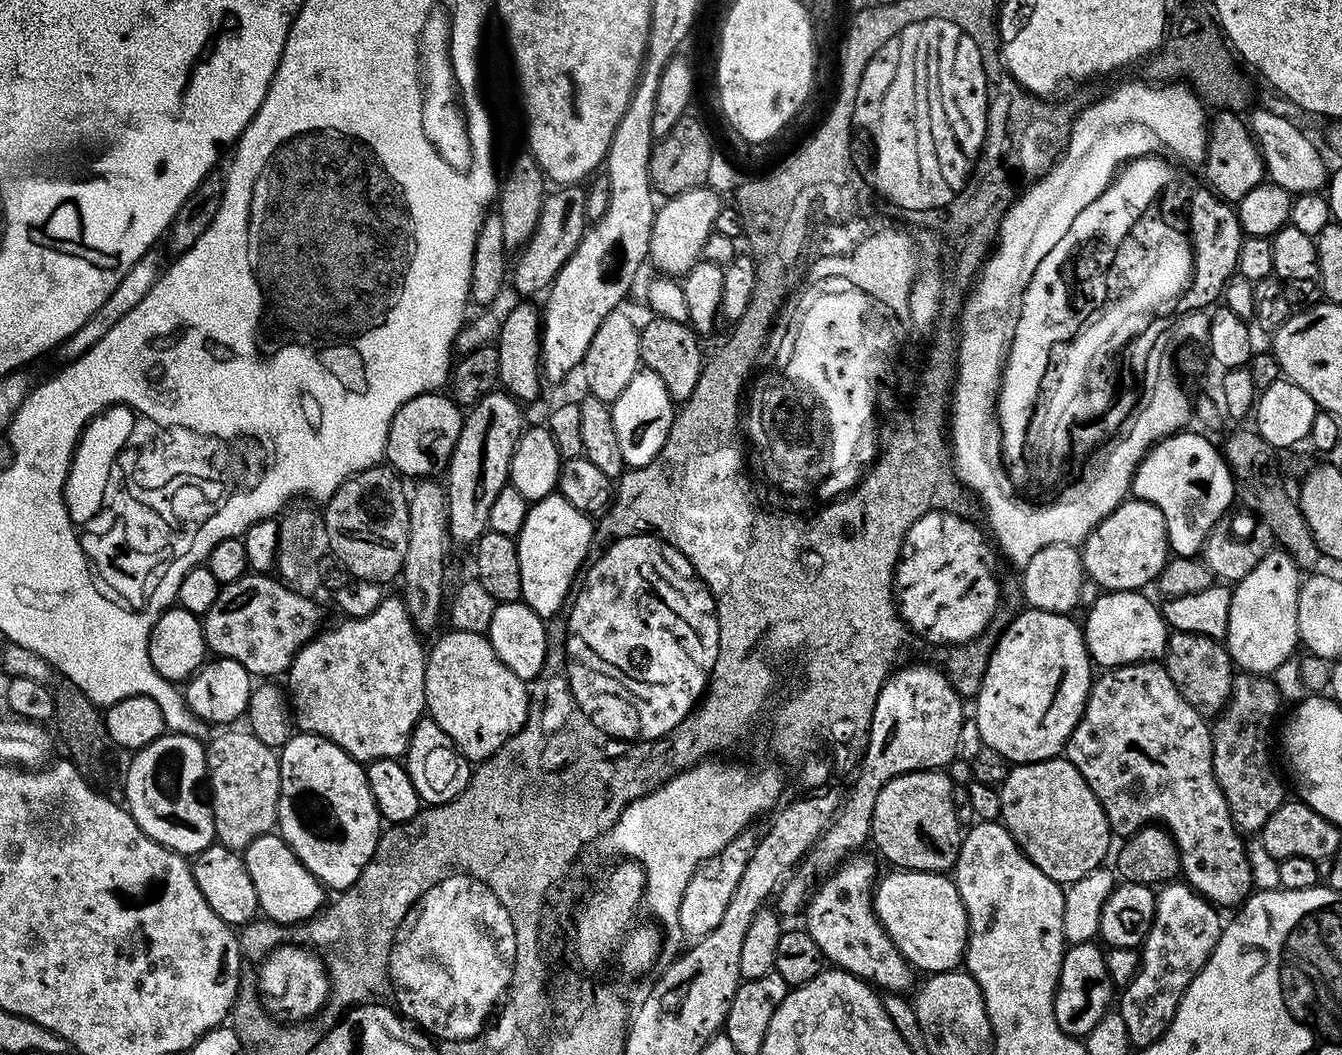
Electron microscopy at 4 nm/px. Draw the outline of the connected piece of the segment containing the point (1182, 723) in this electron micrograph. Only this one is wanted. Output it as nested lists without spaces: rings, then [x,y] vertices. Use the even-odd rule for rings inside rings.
[[[1145,662],[1118,665],[1109,667],[1107,670],[1095,677],[1092,682],[1092,688],[1088,692],[1088,701],[1084,707],[1080,721],[1070,734],[1067,744],[1064,745],[1063,755],[1076,767],[1078,774],[1082,774],[1082,778],[1086,778],[1086,786],[1090,786],[1090,790],[1094,794],[1094,798],[1098,798],[1098,802],[1102,806],[1102,810],[1108,819],[1108,827],[1113,833],[1116,832],[1120,838],[1132,836],[1140,828],[1145,828],[1148,824],[1159,824],[1167,828],[1168,833],[1174,838],[1174,842],[1180,851],[1180,866],[1182,869],[1183,879],[1193,890],[1200,896],[1205,896],[1208,901],[1215,904],[1217,909],[1224,908],[1235,909],[1244,903],[1253,891],[1252,885],[1252,864],[1248,861],[1248,852],[1244,849],[1245,837],[1241,835],[1236,827],[1230,806],[1226,802],[1226,798],[1222,794],[1222,790],[1218,786],[1216,779],[1213,777],[1212,770],[1212,730],[1209,721],[1203,712],[1186,702],[1182,698],[1182,694],[1174,686],[1170,675],[1160,662]]]

